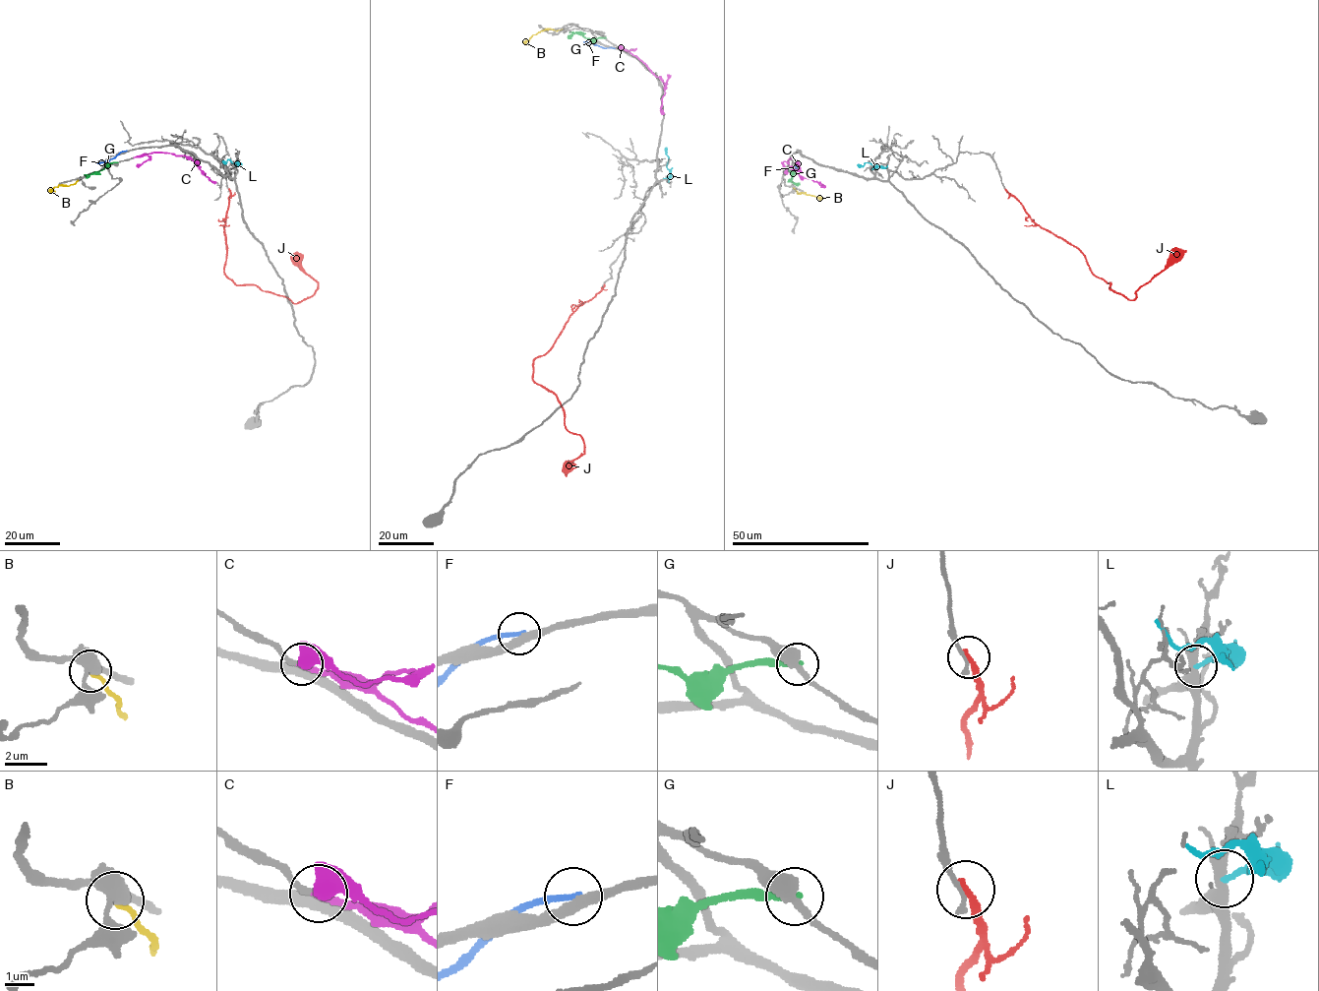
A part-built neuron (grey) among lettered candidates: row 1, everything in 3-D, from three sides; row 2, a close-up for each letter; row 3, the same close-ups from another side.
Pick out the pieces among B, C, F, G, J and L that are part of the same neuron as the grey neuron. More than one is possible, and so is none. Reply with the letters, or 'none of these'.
C

